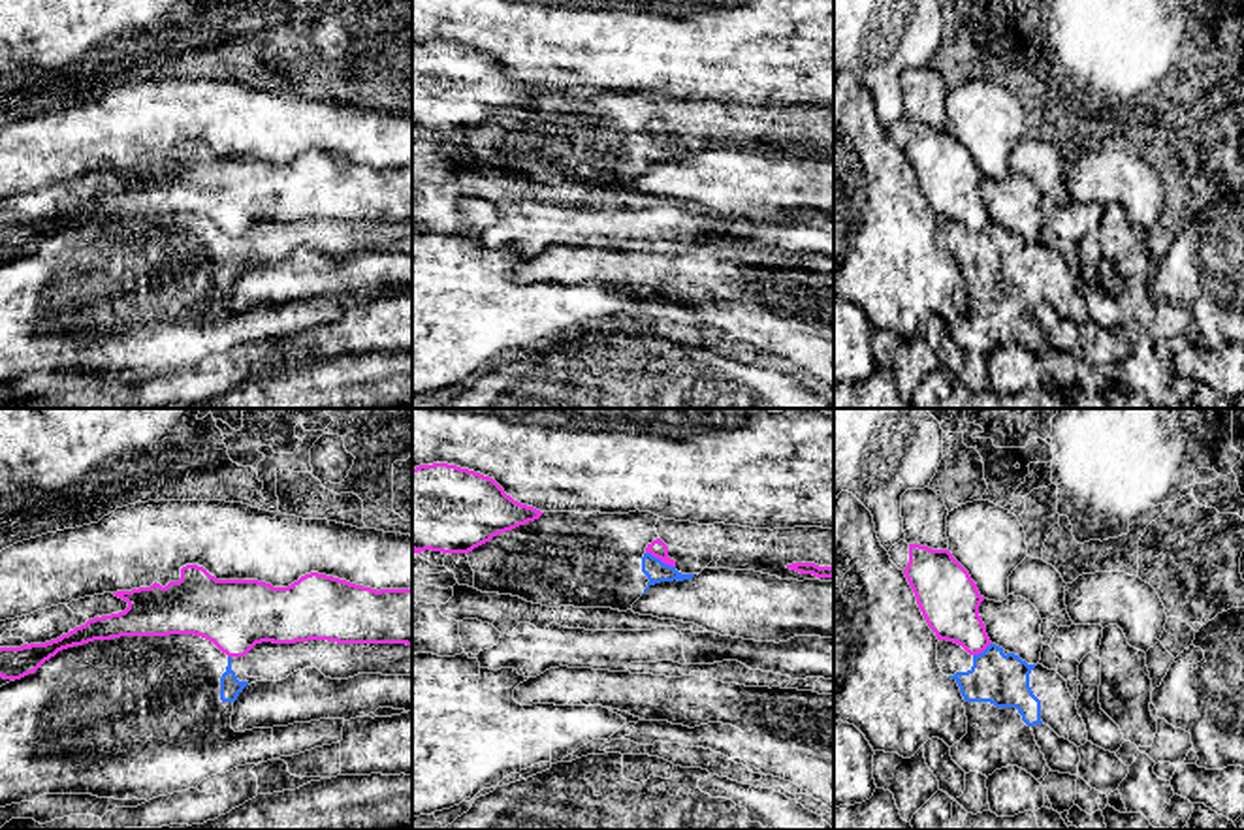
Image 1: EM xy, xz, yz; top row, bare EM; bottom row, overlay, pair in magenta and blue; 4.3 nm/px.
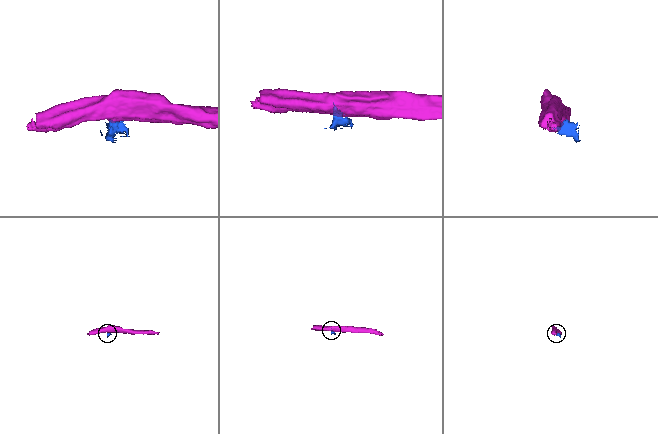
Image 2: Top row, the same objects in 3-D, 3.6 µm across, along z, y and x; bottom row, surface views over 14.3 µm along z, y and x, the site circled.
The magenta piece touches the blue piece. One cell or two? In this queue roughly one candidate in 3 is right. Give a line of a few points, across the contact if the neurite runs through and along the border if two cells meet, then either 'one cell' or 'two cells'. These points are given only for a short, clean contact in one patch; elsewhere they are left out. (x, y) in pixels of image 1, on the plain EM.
line xz (646, 130), (674, 145); two cells

